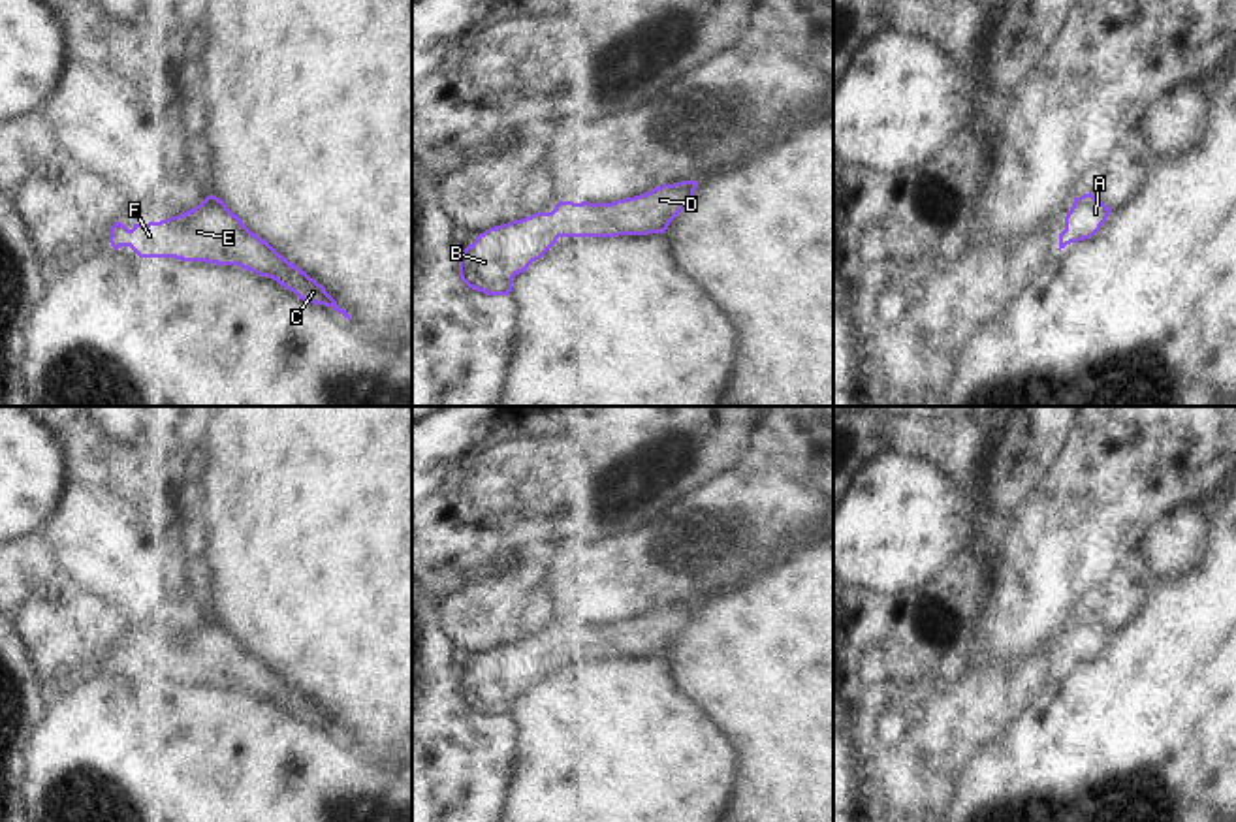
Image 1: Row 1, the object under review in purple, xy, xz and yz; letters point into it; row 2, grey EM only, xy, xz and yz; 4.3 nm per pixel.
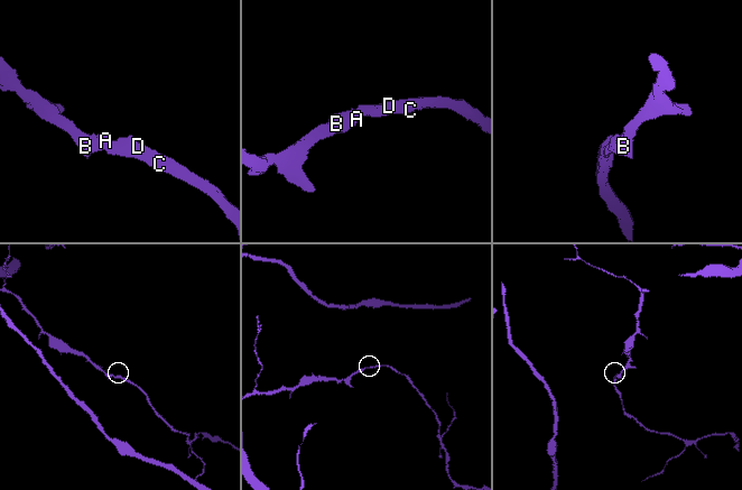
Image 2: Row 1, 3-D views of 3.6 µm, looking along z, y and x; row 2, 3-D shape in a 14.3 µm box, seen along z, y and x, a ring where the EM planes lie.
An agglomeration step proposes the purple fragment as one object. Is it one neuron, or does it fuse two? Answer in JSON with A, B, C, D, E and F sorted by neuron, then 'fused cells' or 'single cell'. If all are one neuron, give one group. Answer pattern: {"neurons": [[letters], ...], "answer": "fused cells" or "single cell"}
{"neurons": [["A", "B", "C", "D", "E", "F"]], "answer": "single cell"}

